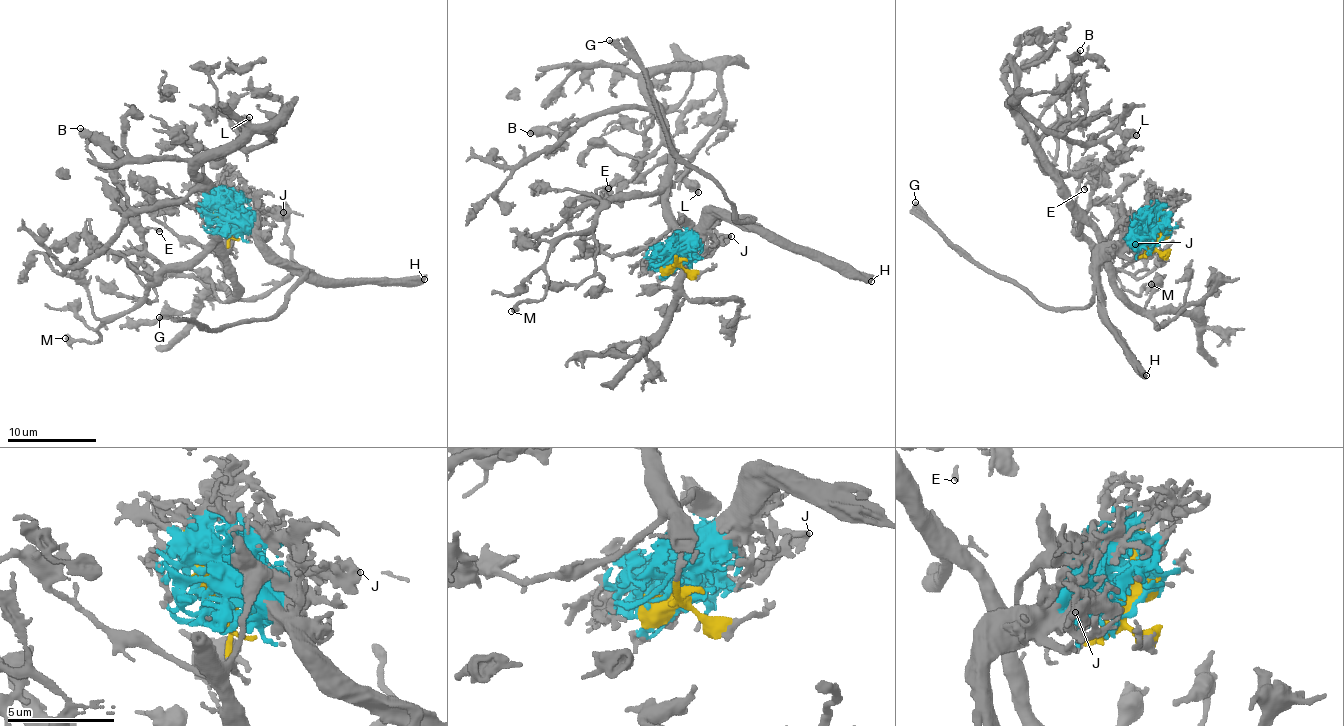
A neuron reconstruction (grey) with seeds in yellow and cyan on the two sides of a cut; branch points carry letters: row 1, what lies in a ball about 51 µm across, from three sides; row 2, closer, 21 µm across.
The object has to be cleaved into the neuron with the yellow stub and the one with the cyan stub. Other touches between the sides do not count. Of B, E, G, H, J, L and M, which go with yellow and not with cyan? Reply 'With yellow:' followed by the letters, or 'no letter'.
With yellow: B, E, L, M

